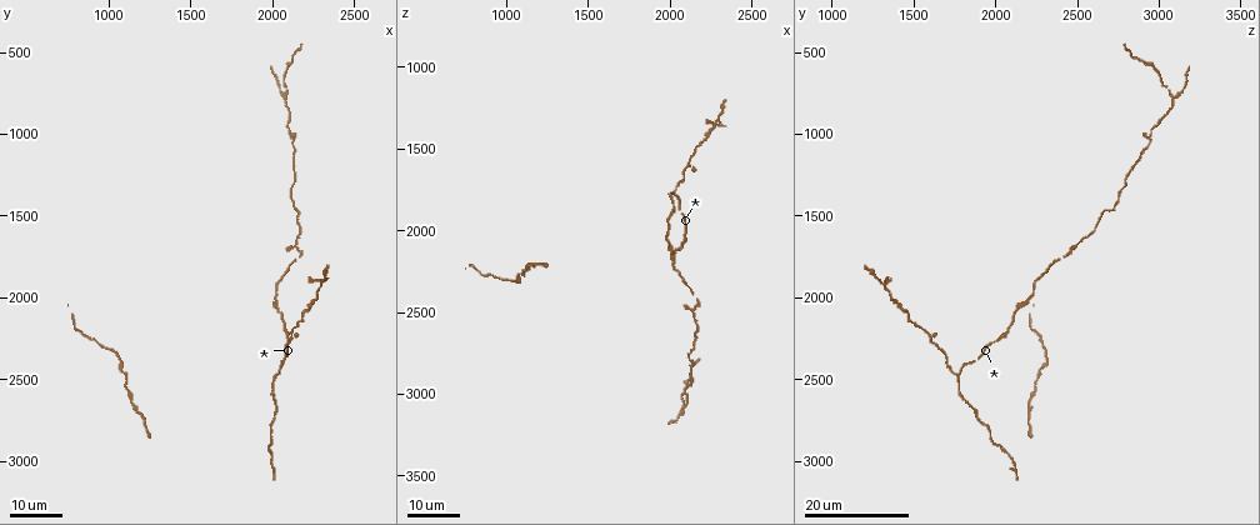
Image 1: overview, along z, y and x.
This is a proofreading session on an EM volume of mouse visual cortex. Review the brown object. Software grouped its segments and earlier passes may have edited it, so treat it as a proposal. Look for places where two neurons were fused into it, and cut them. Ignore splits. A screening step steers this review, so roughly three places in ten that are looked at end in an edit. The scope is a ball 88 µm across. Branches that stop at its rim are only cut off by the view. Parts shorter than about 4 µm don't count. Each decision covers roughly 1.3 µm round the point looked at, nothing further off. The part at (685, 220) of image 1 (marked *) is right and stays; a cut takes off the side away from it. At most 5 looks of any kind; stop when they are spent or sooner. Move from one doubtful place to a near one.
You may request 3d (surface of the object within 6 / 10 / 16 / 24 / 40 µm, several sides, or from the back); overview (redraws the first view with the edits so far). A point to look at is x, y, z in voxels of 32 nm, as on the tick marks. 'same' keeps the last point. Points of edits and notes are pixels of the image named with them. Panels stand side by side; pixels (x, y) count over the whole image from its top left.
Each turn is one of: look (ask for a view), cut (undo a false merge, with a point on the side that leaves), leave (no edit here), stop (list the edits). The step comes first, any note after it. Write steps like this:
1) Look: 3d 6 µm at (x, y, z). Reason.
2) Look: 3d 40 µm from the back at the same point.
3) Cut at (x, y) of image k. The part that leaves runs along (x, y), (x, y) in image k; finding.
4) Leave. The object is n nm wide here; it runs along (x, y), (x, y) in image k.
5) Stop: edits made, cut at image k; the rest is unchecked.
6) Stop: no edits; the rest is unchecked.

Look: 3d 16 µm at (2020, 2480, 1760). Three-way junction.

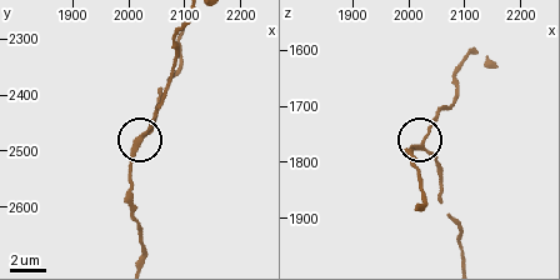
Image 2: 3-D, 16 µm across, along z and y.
Look: 3d 10 µm at (2020, 2470, 1760).

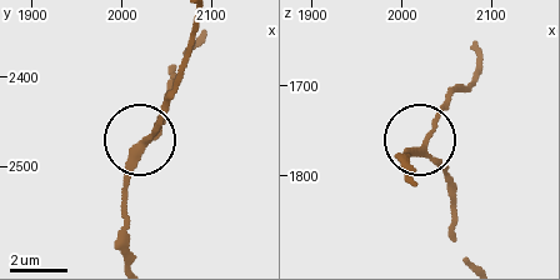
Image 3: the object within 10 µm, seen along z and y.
Leave. The object is 210 nm wide here; one neuron here.

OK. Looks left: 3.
Look: 3d 24 µm at (2140, 1680, 2500). Three arms meet.

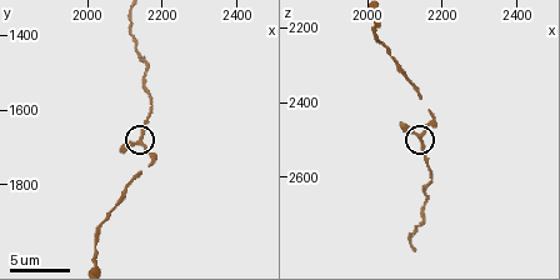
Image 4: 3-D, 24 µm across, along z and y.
Look: 3d 10 µm at (2150, 1690, 2480).

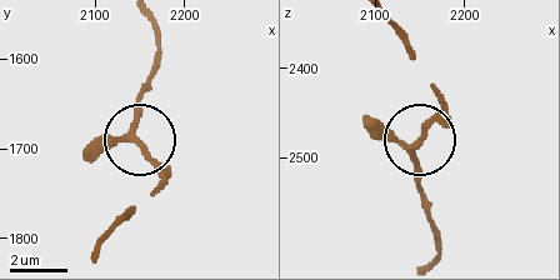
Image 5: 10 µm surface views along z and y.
Leave. The object is 180 nm wide here; it runs along (391, 25), (441, 104), (413, 154), (420, 188) in image 5; all the same neuron.

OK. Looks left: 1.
Stop: no edits; the rest is unchecked.

